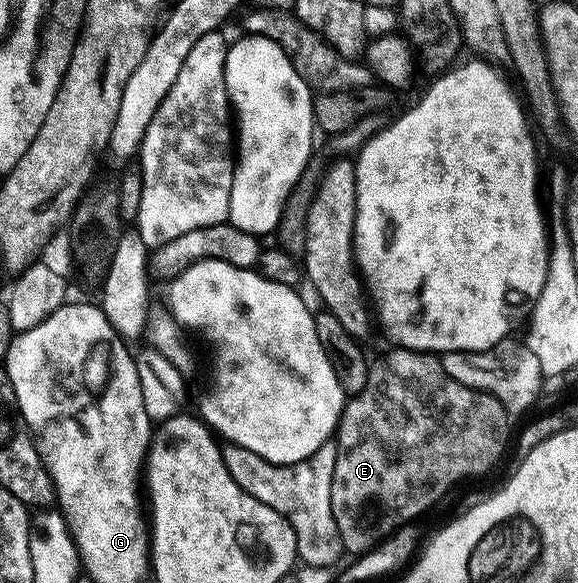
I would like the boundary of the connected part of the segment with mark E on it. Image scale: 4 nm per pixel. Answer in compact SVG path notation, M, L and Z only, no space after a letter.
M399 346L393 350L371 362L362 394L345 400L336 430L338 456L332 473L332 511L340 529L343 548L349 554L351 551L354 557L365 555L395 529L424 514L461 479L492 470L498 458L508 451L512 439L511 416L496 396L453 379L443 369L437 354L410 351Z

